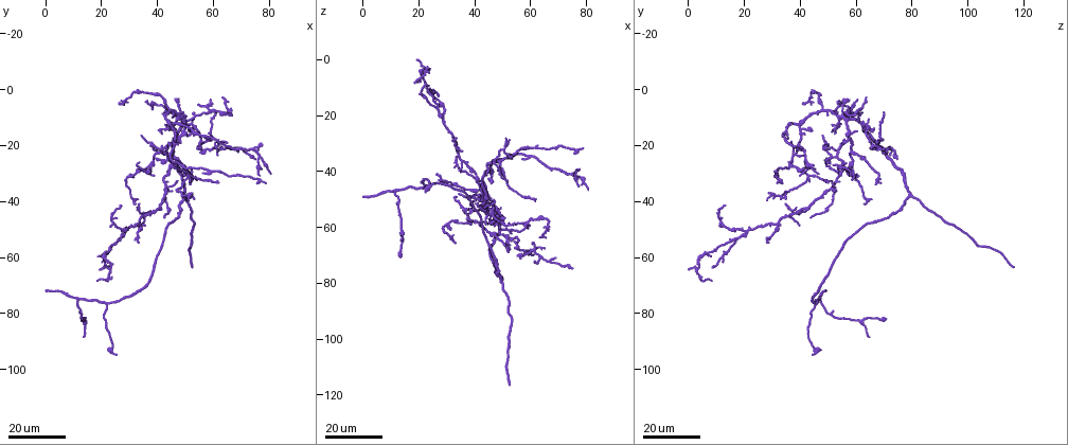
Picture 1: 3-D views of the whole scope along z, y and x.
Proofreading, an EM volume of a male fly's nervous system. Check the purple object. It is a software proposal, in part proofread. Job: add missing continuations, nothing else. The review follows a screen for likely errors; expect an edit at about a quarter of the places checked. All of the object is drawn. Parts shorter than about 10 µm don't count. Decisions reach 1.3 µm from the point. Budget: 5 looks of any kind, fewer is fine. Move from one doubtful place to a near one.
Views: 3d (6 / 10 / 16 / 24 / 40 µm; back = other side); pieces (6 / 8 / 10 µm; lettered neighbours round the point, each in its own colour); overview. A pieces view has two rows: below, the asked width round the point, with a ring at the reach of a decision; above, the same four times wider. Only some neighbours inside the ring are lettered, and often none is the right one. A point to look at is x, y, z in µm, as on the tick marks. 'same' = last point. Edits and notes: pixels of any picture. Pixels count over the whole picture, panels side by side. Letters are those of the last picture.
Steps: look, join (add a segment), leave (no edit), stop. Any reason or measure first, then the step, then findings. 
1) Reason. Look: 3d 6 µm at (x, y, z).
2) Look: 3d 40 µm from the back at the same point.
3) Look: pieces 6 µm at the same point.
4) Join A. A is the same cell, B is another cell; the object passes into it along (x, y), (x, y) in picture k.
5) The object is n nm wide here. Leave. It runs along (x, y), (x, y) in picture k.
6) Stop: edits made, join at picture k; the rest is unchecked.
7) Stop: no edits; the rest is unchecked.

Branch stops here. Look: 3d 24 µm at (33, 54, 28).

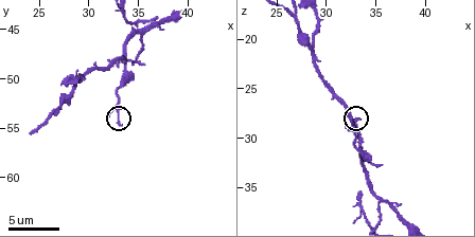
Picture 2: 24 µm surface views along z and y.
Look: 3d 6 µm at (33.0, 54.8, 28.6).

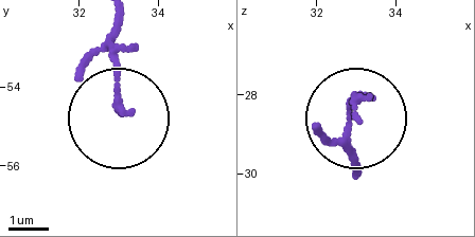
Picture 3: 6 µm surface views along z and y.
What lies round it. Look: pieces 8 µm at (33.00, 54.65, 28.60).

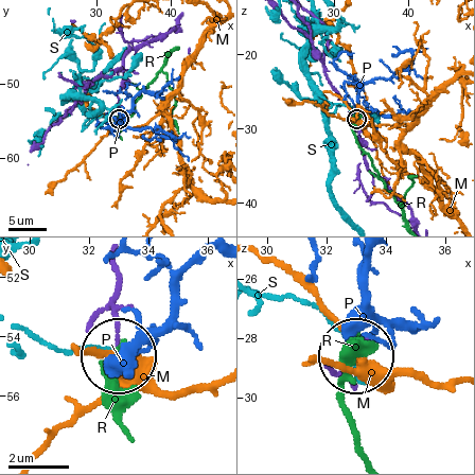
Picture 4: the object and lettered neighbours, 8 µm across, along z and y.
Leave. M, P, R and S are other cells; none of them fits.

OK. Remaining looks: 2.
Look: 3d 16 µm at (33, 40, 35).

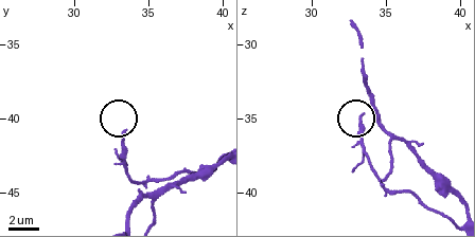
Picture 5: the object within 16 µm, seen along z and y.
See the neighbours. Look: pieces 10 µm at (33.2, 41.0, 34.8).

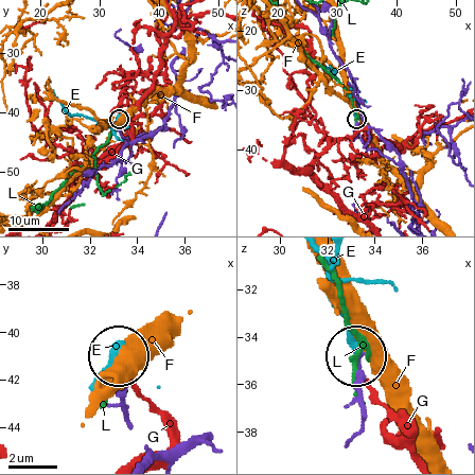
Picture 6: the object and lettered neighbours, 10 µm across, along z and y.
Leave. E, F, G and L are other cells; it runs along (364, 410), (357, 358) in picture 6; none of them fits.

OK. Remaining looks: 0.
Stop: no edits; the rest is unchecked.

